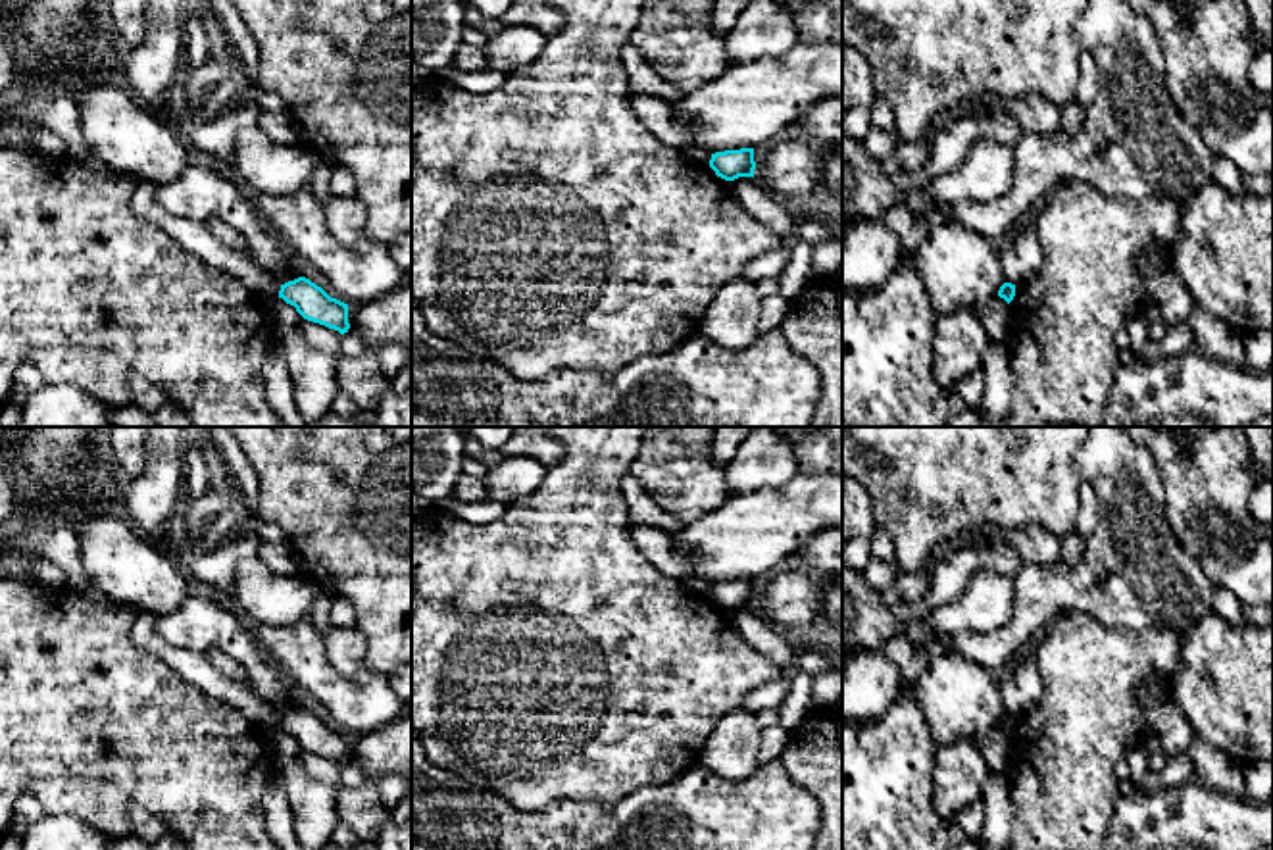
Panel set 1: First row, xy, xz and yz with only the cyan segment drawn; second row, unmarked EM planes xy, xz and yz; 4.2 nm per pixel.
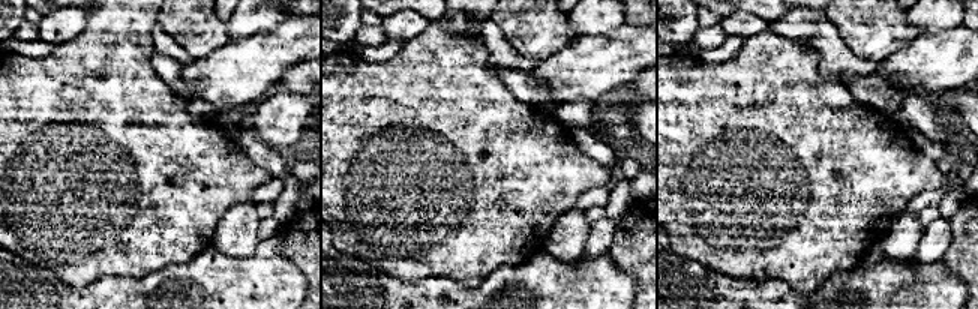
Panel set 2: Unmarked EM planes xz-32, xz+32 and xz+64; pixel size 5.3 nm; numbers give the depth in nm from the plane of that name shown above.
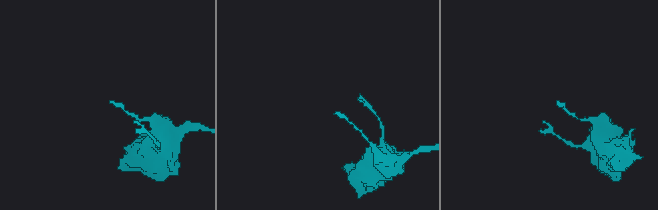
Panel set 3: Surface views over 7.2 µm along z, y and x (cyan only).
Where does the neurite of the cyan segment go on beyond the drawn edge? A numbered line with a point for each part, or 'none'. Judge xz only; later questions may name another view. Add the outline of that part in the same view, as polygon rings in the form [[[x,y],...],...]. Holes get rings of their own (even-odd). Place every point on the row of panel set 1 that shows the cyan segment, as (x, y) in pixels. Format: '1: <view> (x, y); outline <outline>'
none

